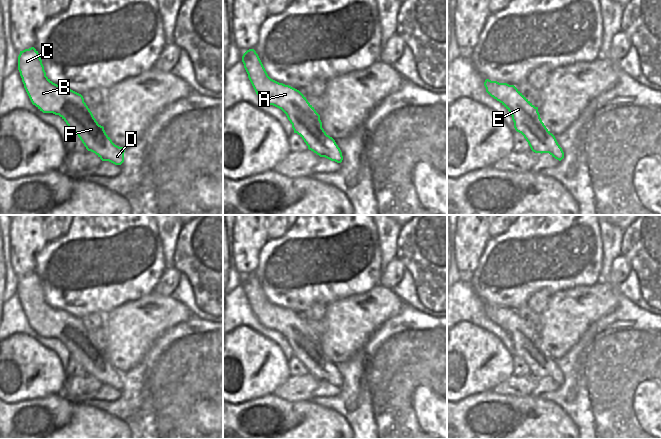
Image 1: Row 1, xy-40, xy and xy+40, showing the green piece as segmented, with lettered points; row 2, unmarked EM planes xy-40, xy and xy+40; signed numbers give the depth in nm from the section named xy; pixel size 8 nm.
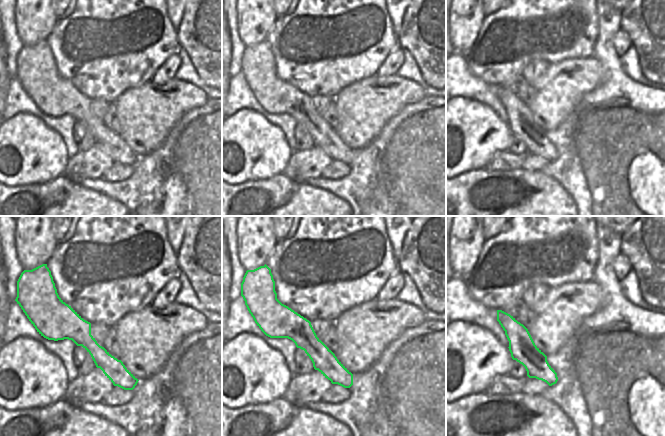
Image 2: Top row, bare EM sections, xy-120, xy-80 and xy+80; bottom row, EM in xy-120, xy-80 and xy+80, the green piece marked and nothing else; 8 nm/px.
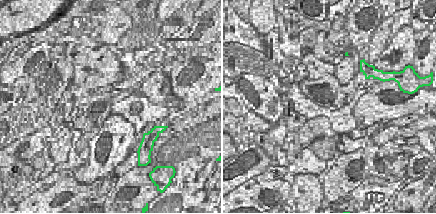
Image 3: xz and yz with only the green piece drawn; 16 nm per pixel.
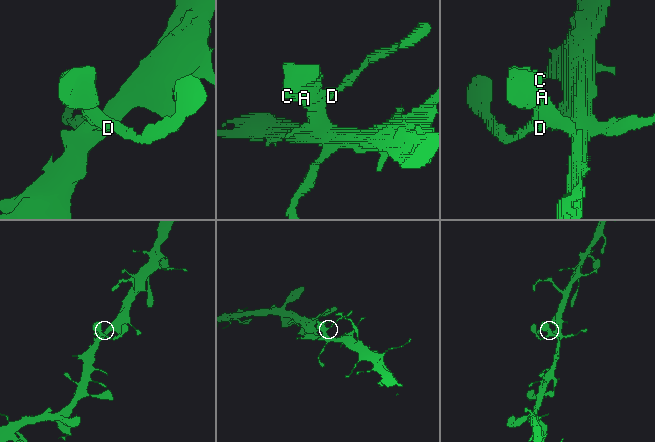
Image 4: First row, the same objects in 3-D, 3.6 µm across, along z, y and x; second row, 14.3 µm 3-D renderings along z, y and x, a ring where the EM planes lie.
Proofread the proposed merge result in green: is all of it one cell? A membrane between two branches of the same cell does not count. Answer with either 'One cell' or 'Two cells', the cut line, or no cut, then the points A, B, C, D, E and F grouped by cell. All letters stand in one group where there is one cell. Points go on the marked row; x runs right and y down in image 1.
One cell. No split. Groups: A B C D E F

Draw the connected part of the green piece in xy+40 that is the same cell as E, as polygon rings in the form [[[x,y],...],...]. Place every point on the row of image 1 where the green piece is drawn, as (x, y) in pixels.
[[[486,79],[486,92],[511,114],[514,128],[521,133],[535,153],[549,153],[561,161],[564,152],[555,136],[546,128],[535,107],[514,85]]]

